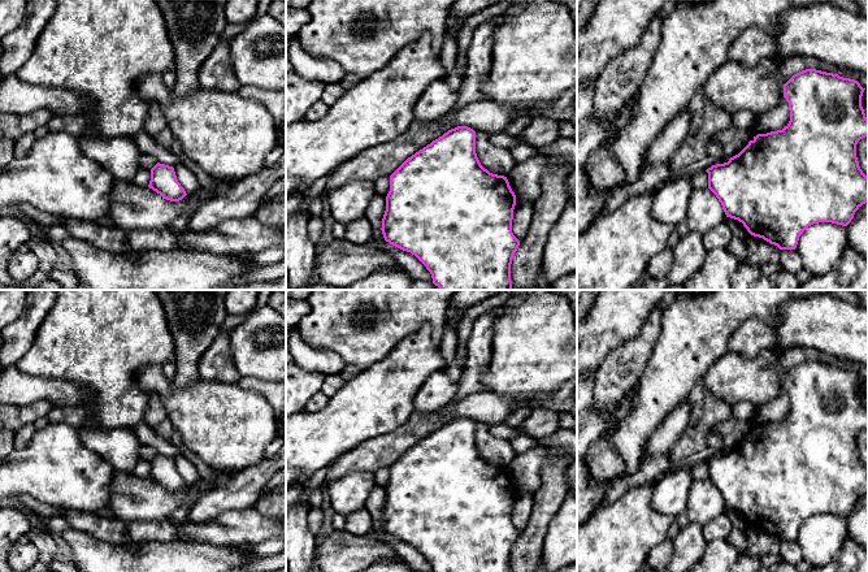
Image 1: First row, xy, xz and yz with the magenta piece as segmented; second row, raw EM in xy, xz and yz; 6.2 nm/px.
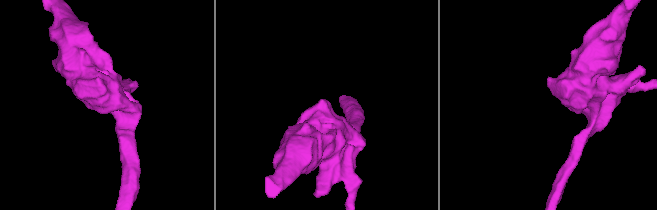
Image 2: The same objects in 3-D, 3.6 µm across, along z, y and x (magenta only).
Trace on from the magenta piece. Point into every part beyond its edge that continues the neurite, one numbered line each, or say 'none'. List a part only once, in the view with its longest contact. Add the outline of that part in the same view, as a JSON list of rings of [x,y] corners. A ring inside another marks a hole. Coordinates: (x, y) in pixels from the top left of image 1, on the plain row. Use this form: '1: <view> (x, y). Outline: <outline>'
none

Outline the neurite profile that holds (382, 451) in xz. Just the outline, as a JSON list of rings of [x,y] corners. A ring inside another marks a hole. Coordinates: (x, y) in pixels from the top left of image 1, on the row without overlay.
[[[481,391],[450,403],[434,412],[415,412],[407,422],[394,432],[376,437],[353,451],[346,452],[330,464],[324,489],[344,474],[391,467],[408,448],[457,417],[474,422],[502,424],[516,410],[515,402],[505,395]]]

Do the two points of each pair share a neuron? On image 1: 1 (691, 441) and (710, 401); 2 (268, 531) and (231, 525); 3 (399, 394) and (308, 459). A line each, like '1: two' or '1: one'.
1: one
2: one
3: one

